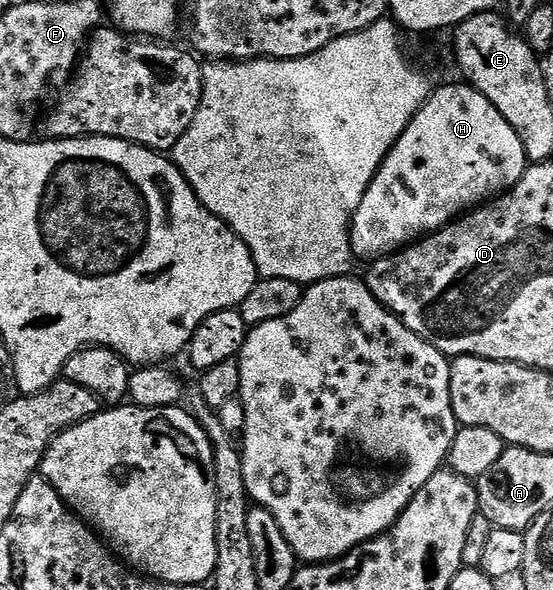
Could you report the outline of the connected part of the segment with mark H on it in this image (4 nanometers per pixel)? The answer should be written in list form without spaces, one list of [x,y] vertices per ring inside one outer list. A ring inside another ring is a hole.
[[[460,82],[452,83],[449,87],[437,86],[433,90],[428,100],[422,105],[422,109],[410,121],[410,125],[406,125],[402,137],[398,137],[398,141],[382,161],[378,173],[370,181],[370,185],[362,197],[362,205],[358,205],[358,209],[352,218],[352,254],[357,260],[375,261],[396,254],[397,251],[415,243],[416,240],[422,239],[425,235],[430,235],[433,231],[445,227],[452,220],[460,218],[461,215],[471,211],[473,207],[479,207],[481,203],[495,199],[497,195],[503,195],[524,176],[524,171],[530,165],[530,160],[524,152],[524,146],[518,137],[518,133],[514,133],[510,121],[506,121],[506,117],[502,117],[502,113],[498,113],[498,109],[494,109],[494,105],[490,105],[490,101],[486,101],[486,97],[482,97],[482,93],[478,93],[467,82]]]

